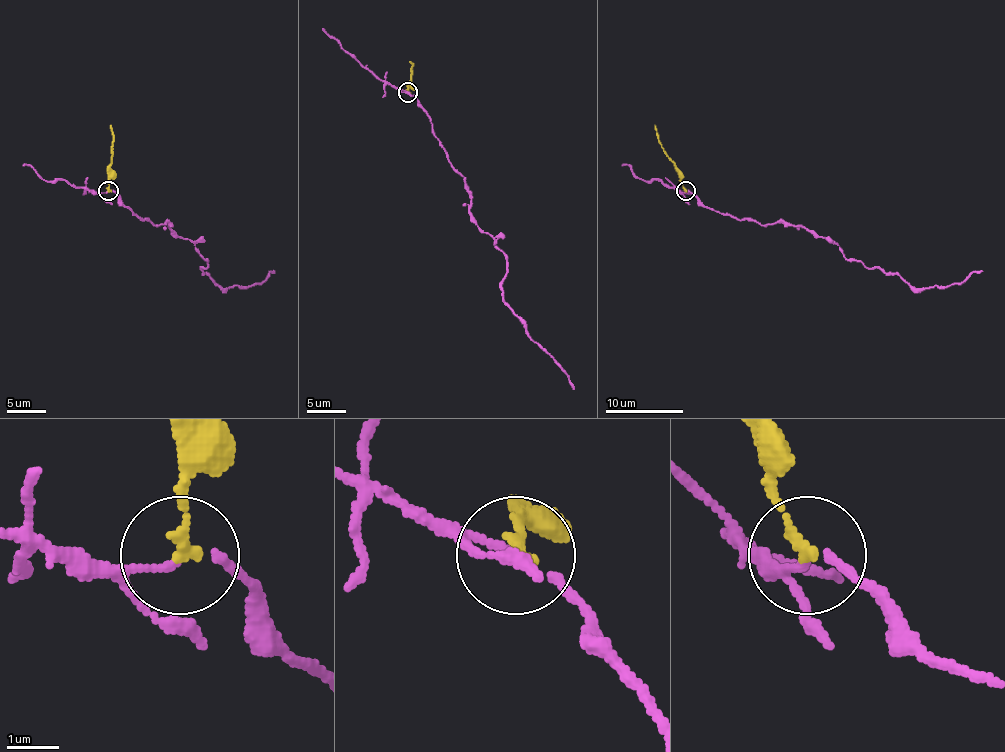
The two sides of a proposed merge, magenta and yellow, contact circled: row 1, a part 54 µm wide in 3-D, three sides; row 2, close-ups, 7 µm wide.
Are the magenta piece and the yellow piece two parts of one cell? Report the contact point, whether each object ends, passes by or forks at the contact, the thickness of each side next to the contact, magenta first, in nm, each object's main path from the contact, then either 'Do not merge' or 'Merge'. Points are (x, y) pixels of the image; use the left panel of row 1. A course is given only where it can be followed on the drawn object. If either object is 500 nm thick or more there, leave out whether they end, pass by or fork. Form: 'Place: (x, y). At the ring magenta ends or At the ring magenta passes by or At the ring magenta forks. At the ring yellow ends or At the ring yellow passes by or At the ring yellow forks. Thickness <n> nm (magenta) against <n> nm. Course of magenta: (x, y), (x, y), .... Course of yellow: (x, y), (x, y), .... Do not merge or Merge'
Place: (108, 191). At the ring magenta passes by. At the ring yellow ends. Thickness 110 nm (magenta) against 200 nm. Course of magenta: (107, 191), (140, 218), (165, 222), (193, 241), (206, 261), (204, 272), (222, 288), (260, 284), (274, 270). Course of yellow: (107, 191), (113, 139), (109, 125). Do not merge

